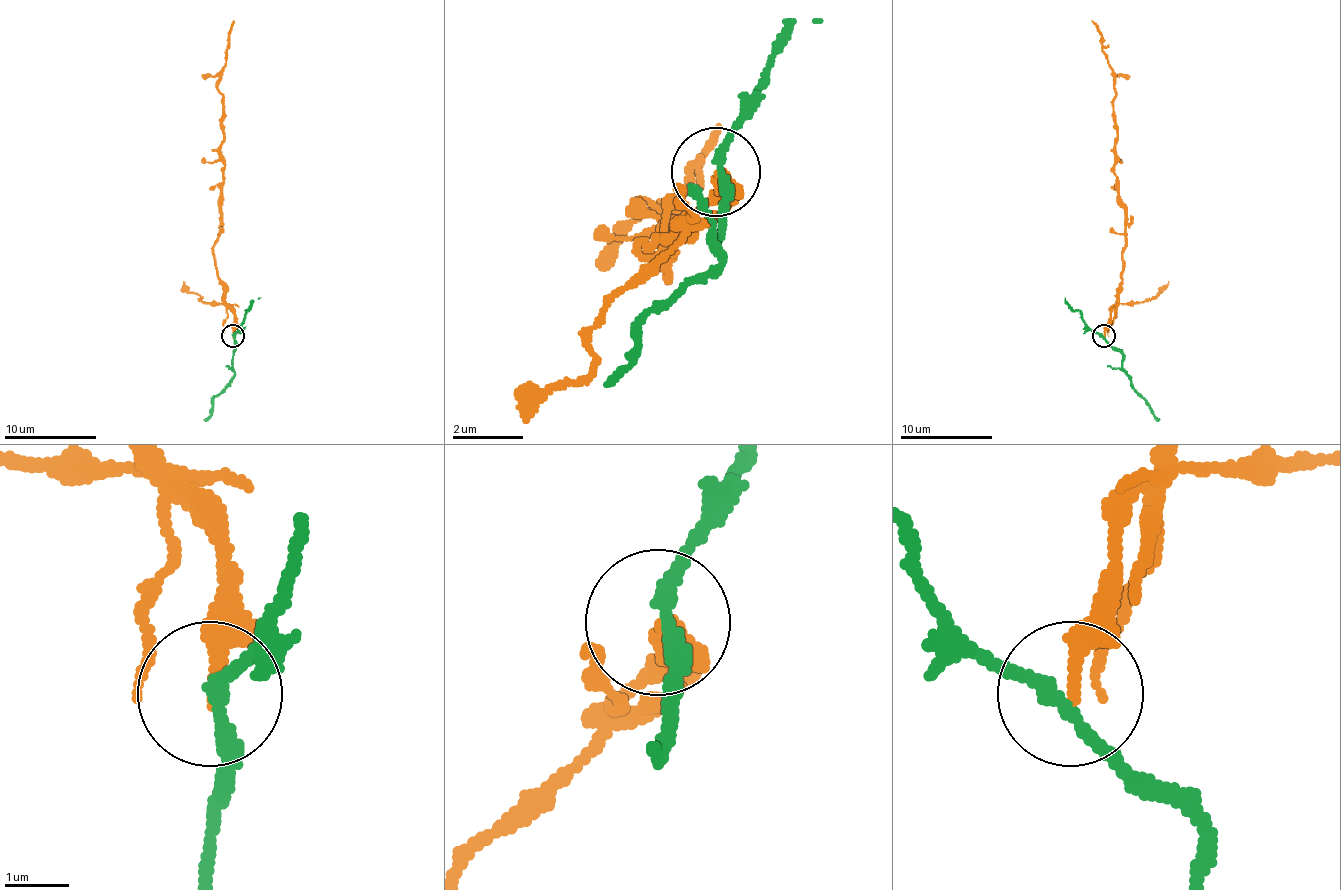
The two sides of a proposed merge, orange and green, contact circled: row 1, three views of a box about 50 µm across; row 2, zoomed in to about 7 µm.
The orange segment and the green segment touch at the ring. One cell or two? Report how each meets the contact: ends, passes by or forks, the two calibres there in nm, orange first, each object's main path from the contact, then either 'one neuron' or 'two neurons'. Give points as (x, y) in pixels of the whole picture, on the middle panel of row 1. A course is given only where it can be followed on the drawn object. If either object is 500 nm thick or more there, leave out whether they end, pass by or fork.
orange ends; green passes by; calibres 240 and 200 nm; course orange (713, 174), (722, 192), (686, 227), (642, 254), (669, 254), (677, 209), (660, 209), (686, 183), (722, 121); course green (713, 165), (713, 245), (722, 254), (642, 325), (642, 352), (606, 387); two neurons

